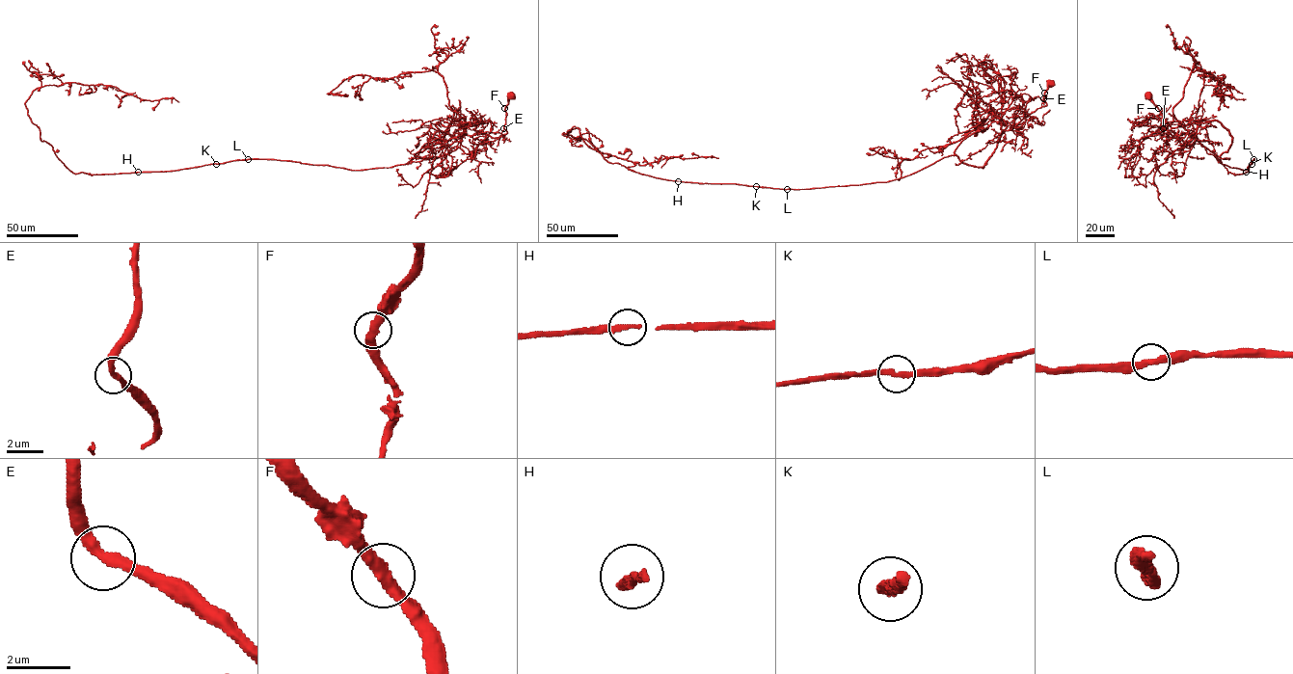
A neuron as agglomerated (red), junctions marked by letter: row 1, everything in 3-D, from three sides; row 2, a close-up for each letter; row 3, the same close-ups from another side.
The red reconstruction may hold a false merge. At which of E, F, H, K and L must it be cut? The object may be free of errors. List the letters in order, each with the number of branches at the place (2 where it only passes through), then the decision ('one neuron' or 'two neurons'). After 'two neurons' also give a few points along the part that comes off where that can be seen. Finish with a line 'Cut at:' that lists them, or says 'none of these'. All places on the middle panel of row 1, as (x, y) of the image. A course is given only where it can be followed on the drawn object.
E: 2 branches meet; one neuron
F: 2 branches meet; one neuron
H: 2 branches meet; one neuron
K: 2 branches meet; one neuron
L: 2 branches meet; one neuron
Cut at: none of these

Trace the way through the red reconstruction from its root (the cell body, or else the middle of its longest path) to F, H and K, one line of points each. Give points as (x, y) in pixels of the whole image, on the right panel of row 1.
F: (1148, 95), (1158, 108)
H: (1148, 95), (1173, 138), (1219, 121), (1232, 137), (1222, 163), (1245, 170), (1254, 159), (1246, 172)
K: (1148, 95), (1173, 138), (1217, 121), (1232, 137), (1222, 163), (1252, 164)

